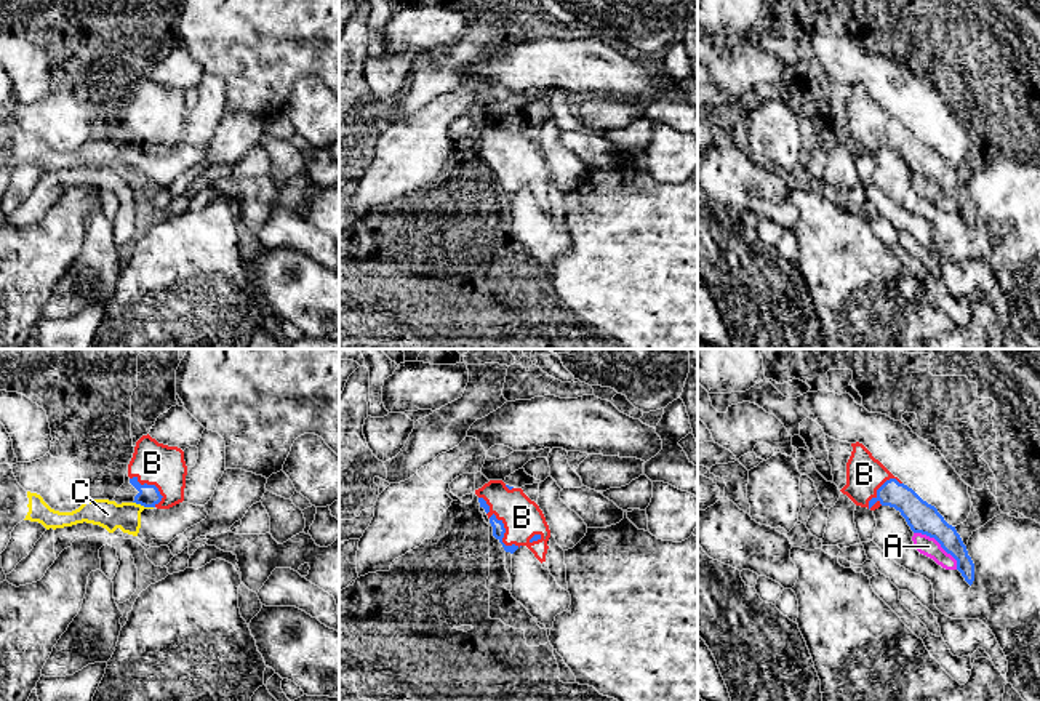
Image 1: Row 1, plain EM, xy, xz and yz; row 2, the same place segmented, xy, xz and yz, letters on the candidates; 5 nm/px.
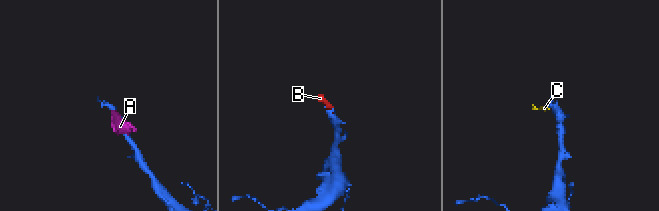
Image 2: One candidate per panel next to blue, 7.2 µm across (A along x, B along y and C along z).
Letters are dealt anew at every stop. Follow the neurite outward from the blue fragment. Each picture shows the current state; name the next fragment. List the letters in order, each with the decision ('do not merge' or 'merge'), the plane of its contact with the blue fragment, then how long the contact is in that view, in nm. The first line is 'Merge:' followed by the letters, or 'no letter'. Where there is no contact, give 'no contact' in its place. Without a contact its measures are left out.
Merge: B
A: do not merge | yz | 300 nm
B: merge | yz | 220 nm
C: do not merge | xy | 110 nm

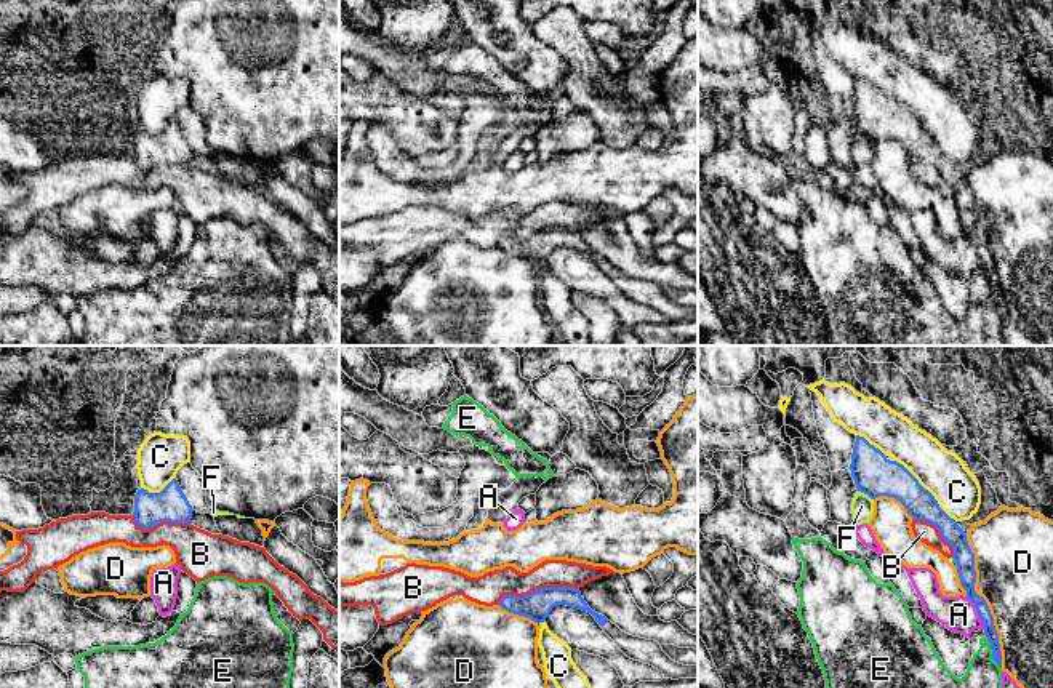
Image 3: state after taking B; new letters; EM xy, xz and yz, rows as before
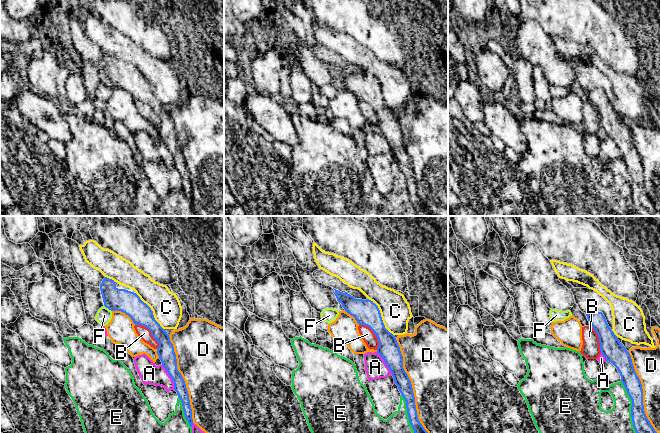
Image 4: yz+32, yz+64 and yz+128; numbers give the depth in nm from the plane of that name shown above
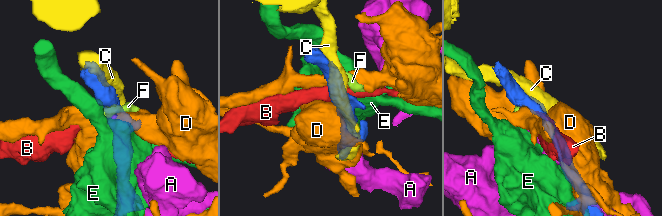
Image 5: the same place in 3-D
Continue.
Merge: no letter
A: do not merge | yz | 190 nm
B: do not merge | xz | 420 nm
C: do not merge | yz | 420 nm
D: do not merge | yz | 600 nm
E: do not merge | yz | 140 nm
F: do not merge | yz | 90 nm

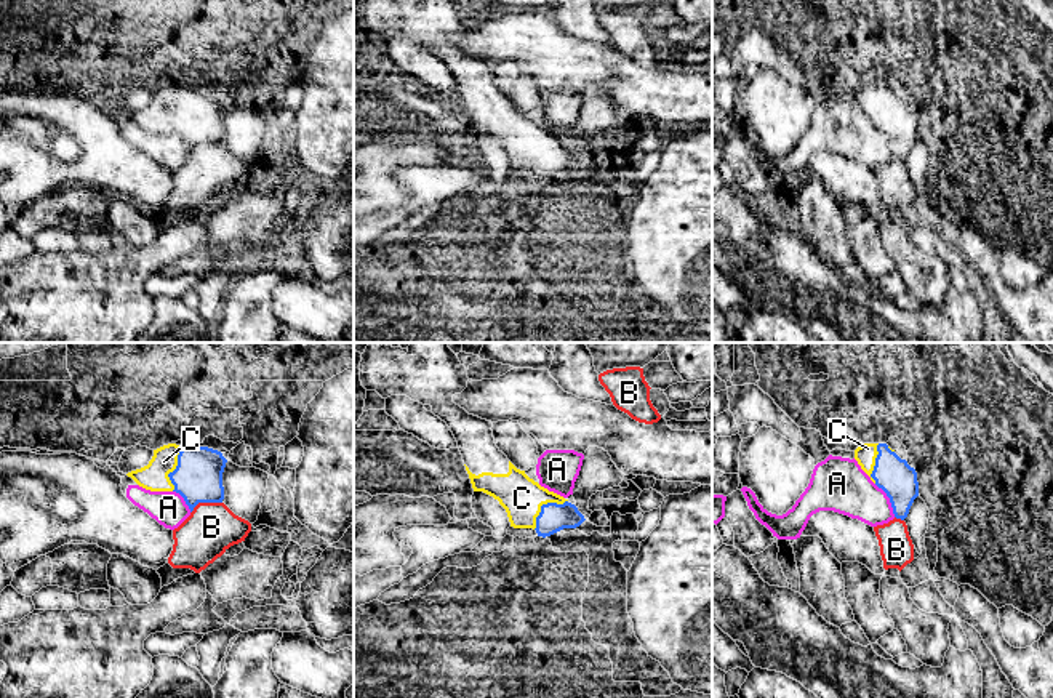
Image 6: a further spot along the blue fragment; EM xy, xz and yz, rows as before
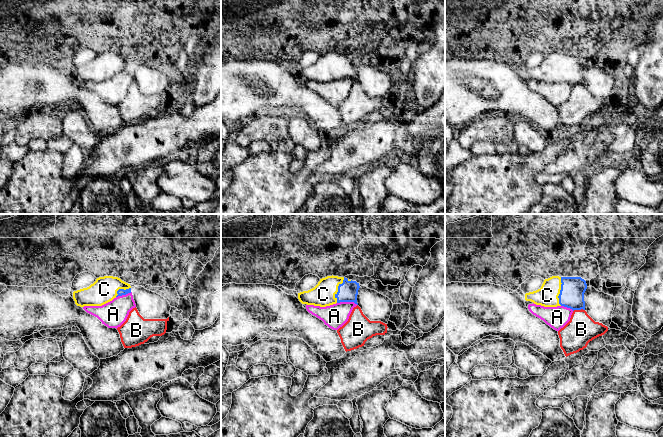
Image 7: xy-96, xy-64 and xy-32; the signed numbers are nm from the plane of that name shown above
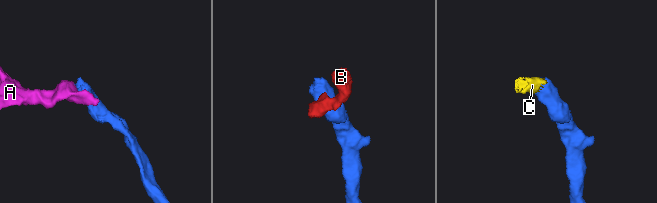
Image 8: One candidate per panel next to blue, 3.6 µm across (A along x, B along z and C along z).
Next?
Merge: C
A: do not merge | yz | 200 nm
B: do not merge | xy | 170 nm
C: merge | xz | 220 nm

